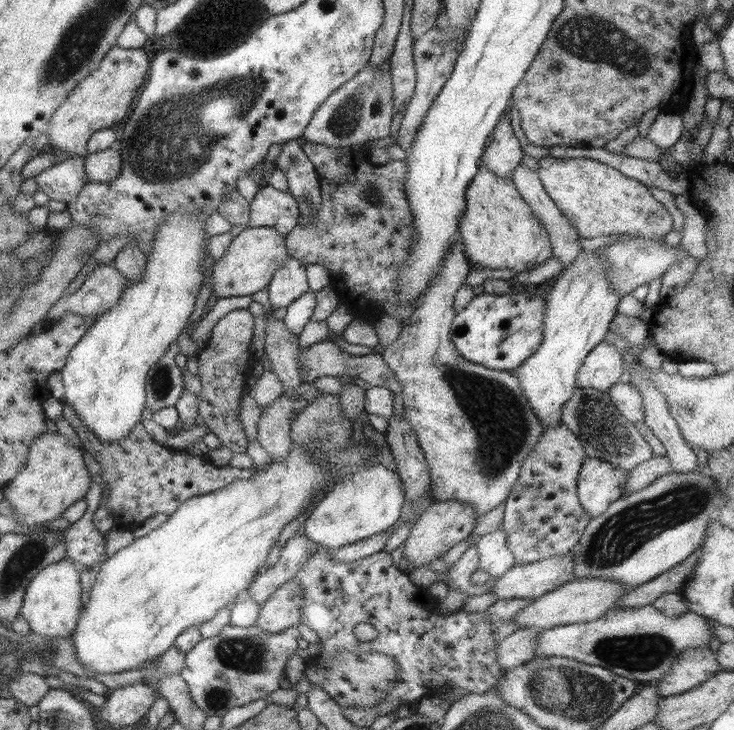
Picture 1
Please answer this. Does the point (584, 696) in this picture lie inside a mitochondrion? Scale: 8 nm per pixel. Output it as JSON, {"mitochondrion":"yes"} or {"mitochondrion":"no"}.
{"mitochondrion":"yes"}

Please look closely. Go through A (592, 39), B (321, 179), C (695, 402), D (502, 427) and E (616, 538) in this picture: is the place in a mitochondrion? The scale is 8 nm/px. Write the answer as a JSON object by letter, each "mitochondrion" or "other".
{"A":"mitochondrion","B":"other","C":"other","D":"mitochondrion","E":"mitochondrion"}

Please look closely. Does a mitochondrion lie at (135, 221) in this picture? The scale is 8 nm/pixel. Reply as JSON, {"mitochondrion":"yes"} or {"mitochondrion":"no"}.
{"mitochondrion":"no"}

